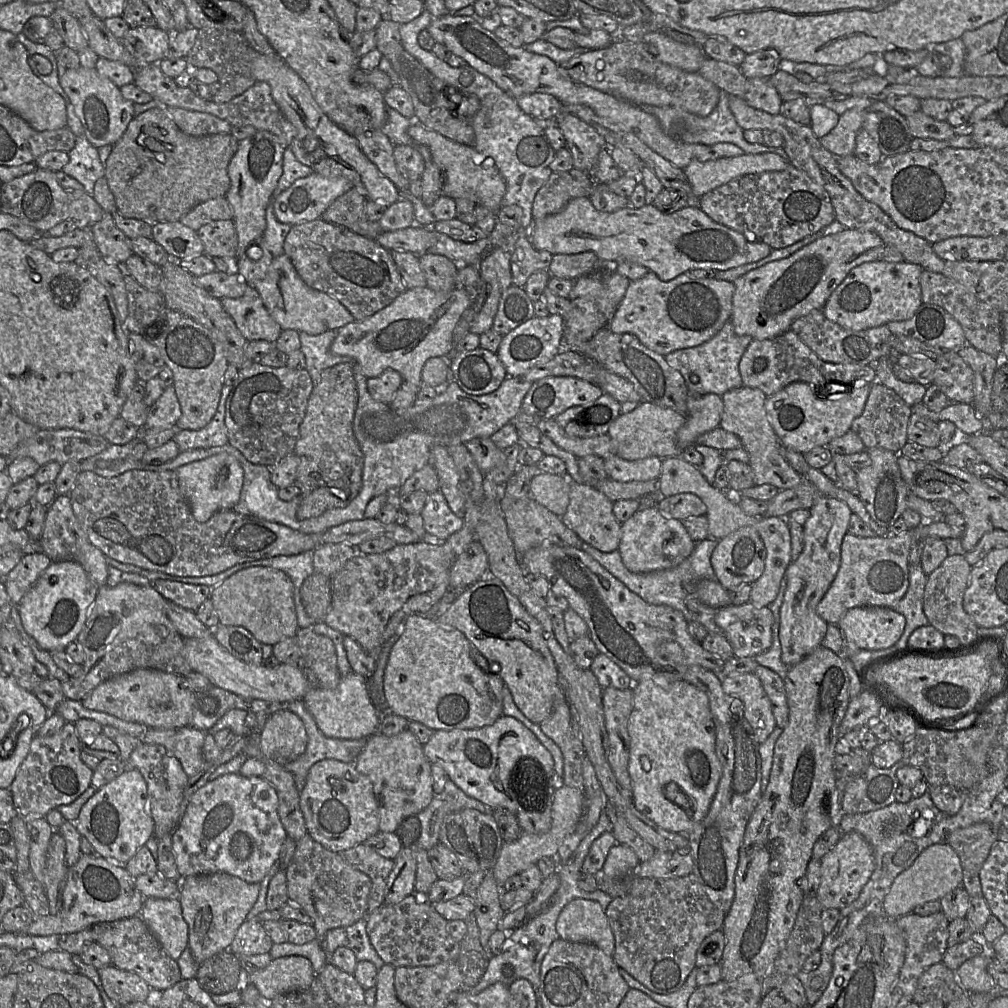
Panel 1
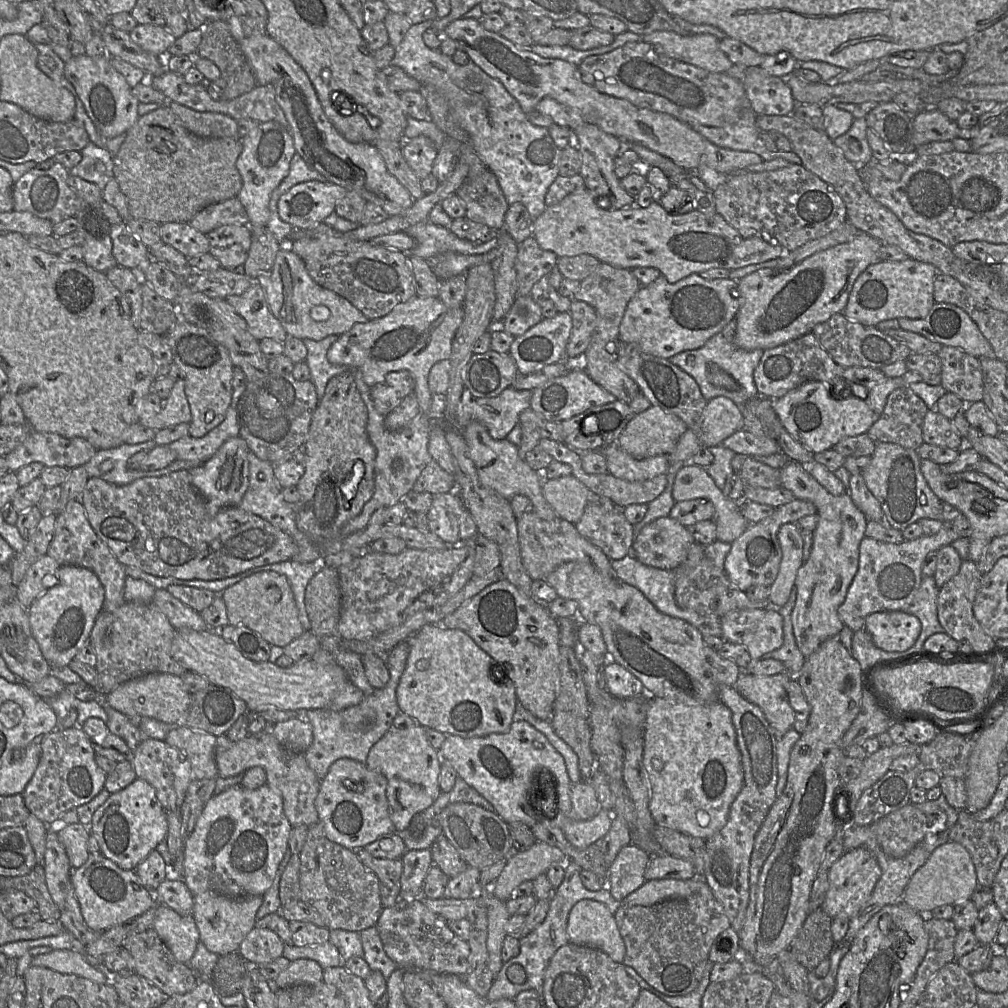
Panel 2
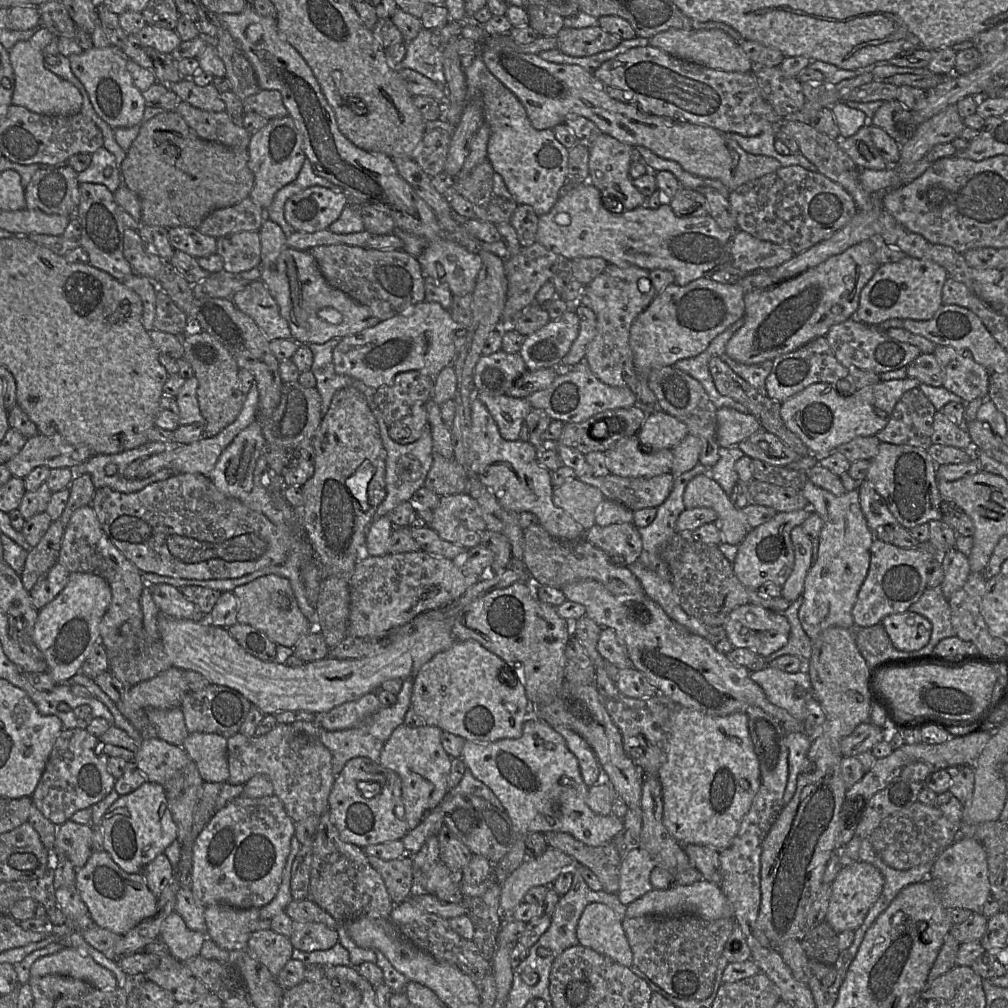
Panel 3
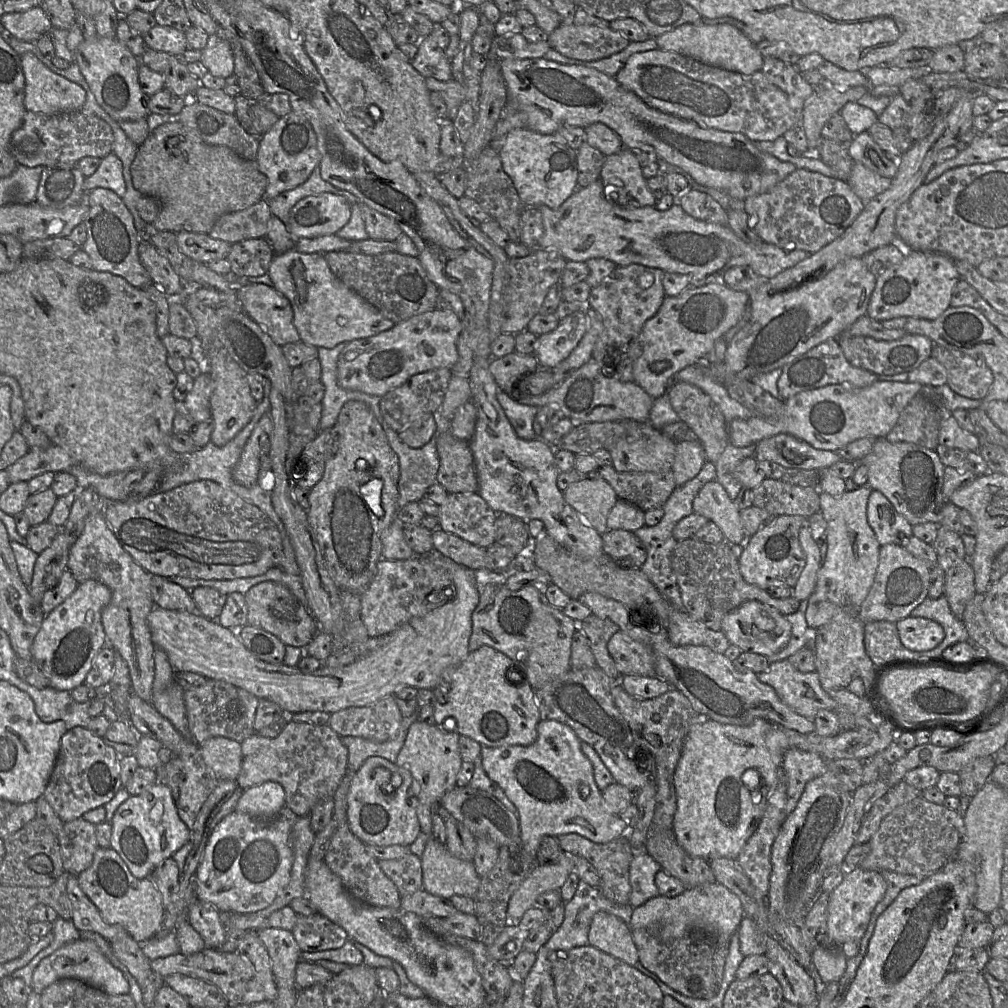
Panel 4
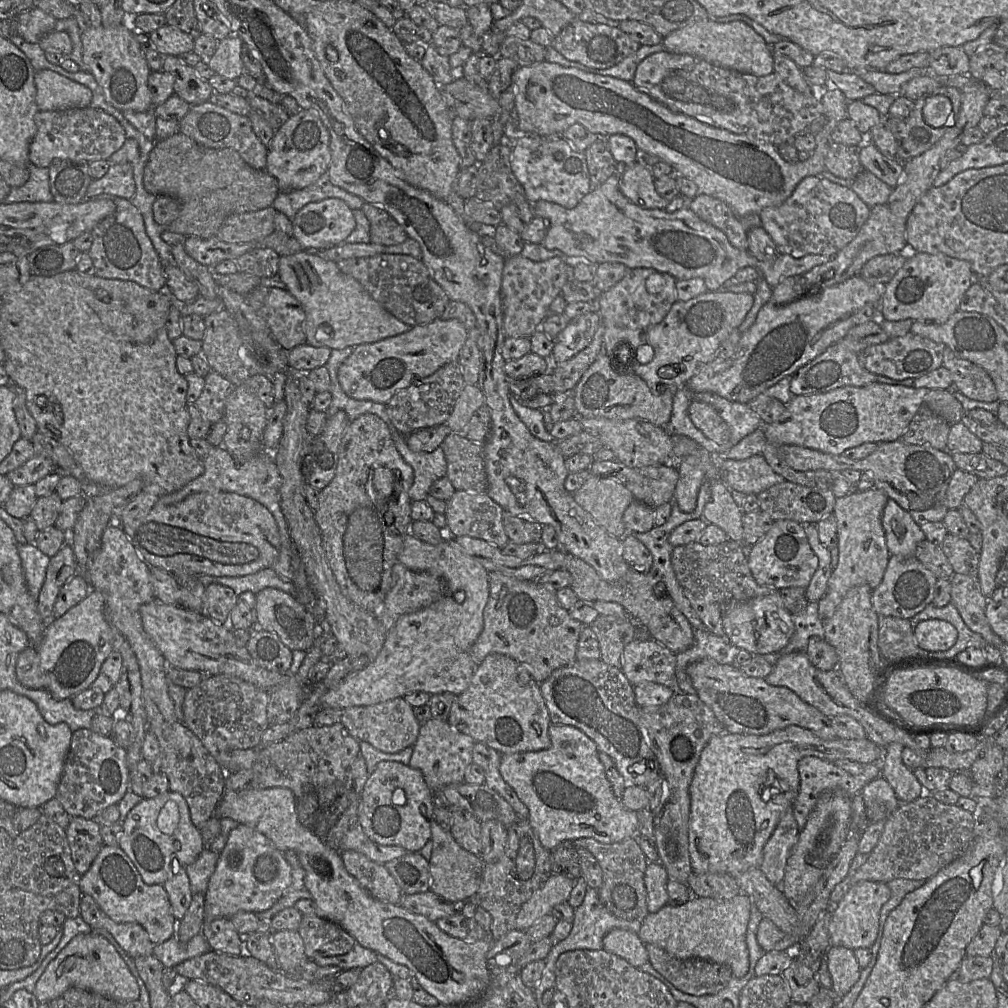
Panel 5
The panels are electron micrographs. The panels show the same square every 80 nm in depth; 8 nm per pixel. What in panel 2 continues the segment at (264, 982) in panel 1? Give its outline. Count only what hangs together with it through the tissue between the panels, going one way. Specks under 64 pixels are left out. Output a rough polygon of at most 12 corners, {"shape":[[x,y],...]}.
{"shape":[[311,959],[291,961],[274,981],[276,990],[315,985],[324,969]]}

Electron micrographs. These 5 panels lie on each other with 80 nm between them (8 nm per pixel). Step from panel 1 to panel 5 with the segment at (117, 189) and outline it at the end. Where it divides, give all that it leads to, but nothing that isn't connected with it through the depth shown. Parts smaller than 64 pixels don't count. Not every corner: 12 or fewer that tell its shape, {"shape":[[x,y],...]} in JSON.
{"shape":[[181,131],[155,141],[151,194],[174,197],[166,230],[215,236],[273,206],[275,177]]}

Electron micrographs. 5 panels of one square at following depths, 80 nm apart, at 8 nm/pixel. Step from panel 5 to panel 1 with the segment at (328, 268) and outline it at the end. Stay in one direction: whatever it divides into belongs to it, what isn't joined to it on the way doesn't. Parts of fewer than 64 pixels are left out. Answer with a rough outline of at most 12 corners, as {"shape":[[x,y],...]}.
{"shape":[[284,253],[249,285],[282,330],[318,335],[356,321],[309,287]]}

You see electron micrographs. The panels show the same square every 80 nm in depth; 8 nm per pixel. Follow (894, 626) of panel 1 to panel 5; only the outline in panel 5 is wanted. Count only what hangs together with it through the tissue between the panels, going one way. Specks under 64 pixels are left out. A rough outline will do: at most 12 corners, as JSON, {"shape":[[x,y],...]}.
{"shape":[[935,619],[915,624],[918,646],[950,649],[958,636],[952,624]]}

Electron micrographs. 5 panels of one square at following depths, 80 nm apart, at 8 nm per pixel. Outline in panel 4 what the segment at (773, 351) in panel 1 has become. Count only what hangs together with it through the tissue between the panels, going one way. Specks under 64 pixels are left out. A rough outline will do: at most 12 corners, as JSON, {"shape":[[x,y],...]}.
{"shape":[[828,339],[780,368],[782,400],[831,384],[865,388],[878,375],[853,366]]}

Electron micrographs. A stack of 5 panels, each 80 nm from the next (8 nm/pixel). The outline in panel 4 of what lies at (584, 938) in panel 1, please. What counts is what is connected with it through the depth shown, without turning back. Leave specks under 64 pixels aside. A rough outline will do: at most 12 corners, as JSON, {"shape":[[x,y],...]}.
{"shape":[[594,915],[588,945],[630,966],[639,962],[631,928]]}

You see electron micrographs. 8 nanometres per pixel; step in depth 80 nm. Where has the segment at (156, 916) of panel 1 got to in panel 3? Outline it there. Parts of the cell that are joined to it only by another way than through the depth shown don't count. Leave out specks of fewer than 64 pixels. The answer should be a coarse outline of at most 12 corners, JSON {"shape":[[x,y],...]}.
{"shape":[[176,912],[160,939],[178,961],[199,955],[206,933],[190,929]]}

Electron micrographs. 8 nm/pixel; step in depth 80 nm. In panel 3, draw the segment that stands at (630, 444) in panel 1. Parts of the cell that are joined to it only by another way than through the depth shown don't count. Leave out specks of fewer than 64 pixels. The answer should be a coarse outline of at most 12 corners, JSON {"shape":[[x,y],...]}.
{"shape":[[659,409],[636,434],[644,450],[673,449],[687,426]]}

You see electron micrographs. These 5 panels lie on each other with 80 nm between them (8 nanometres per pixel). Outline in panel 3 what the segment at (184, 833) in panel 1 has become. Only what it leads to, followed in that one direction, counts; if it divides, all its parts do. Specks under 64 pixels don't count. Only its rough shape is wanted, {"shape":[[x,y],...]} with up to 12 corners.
{"shape":[[239,796],[193,846],[204,905],[262,908],[295,822],[277,796]]}

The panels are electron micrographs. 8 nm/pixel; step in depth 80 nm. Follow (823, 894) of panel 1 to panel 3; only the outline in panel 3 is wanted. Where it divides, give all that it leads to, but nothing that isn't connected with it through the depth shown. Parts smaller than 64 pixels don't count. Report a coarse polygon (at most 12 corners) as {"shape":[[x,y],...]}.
{"shape":[[847,862],[831,885],[826,922],[838,934],[859,928],[884,878]]}

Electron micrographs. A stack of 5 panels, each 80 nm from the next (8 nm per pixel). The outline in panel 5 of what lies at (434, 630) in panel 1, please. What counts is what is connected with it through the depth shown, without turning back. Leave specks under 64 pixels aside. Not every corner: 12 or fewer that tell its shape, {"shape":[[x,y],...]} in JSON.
{"shape":[[489,654],[446,720],[501,754],[549,748],[525,665]]}

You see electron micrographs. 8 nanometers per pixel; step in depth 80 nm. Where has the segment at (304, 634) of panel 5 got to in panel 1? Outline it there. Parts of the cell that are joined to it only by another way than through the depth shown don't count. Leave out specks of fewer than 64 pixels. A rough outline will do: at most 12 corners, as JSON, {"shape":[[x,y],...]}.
{"shape":[[247,567],[211,588],[219,625],[262,645],[299,630],[290,578]]}

